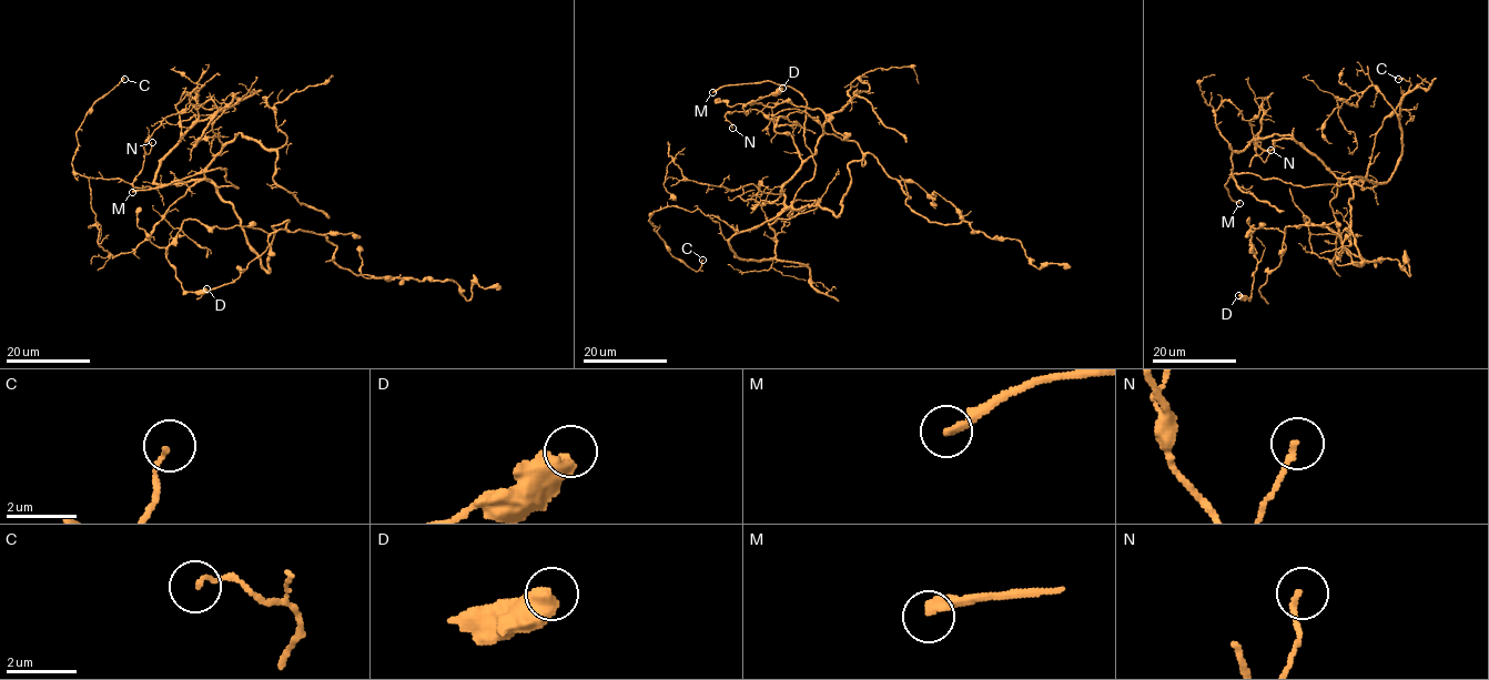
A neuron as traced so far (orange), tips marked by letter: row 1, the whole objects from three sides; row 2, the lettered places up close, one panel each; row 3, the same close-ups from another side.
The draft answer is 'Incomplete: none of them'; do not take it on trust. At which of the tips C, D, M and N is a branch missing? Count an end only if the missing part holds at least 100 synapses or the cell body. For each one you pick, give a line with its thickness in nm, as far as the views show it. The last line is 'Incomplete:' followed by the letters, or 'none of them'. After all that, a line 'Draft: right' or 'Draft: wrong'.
M: calibre 260 nm
Incomplete: M
Draft: wrong

